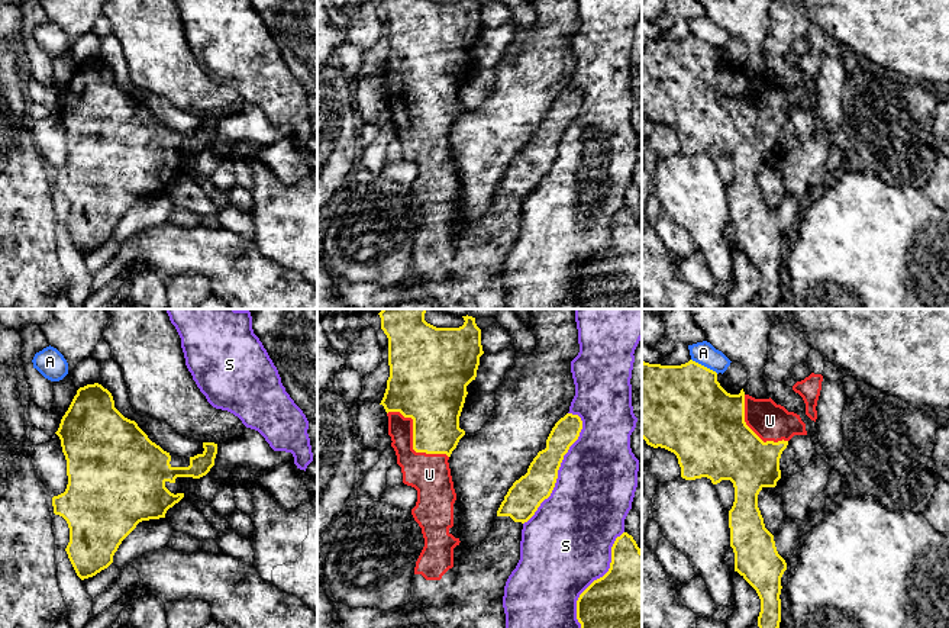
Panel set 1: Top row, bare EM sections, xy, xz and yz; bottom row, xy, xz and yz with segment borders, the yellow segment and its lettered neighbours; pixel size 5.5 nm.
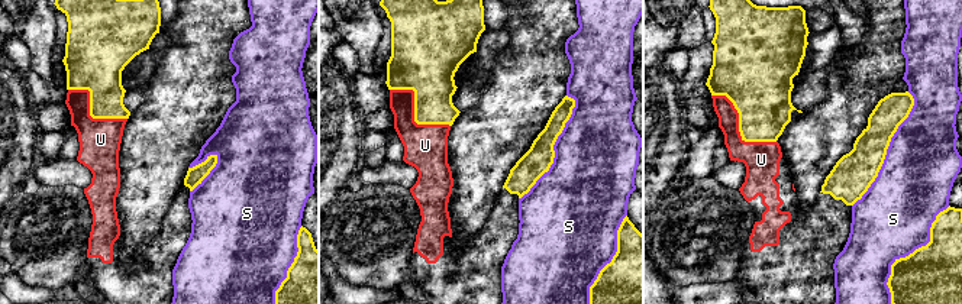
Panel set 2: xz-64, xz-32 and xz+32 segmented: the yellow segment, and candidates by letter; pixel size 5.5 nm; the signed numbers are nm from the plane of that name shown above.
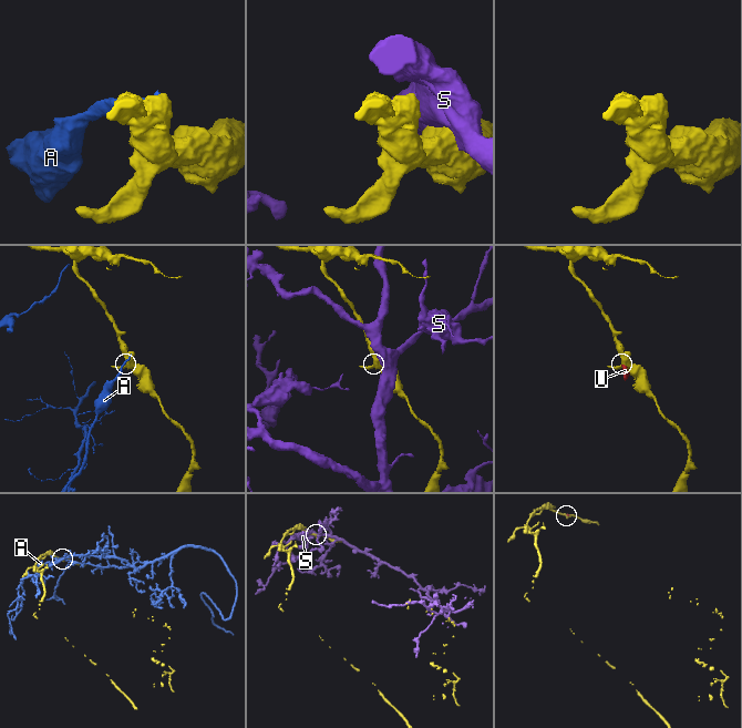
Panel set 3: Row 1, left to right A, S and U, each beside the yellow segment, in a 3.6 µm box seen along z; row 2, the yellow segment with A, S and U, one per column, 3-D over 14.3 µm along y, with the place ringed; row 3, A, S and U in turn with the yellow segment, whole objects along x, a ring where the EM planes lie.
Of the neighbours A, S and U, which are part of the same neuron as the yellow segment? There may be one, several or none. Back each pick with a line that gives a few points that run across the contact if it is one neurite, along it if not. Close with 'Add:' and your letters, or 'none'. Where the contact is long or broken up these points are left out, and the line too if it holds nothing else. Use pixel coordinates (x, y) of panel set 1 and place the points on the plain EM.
Add: U

